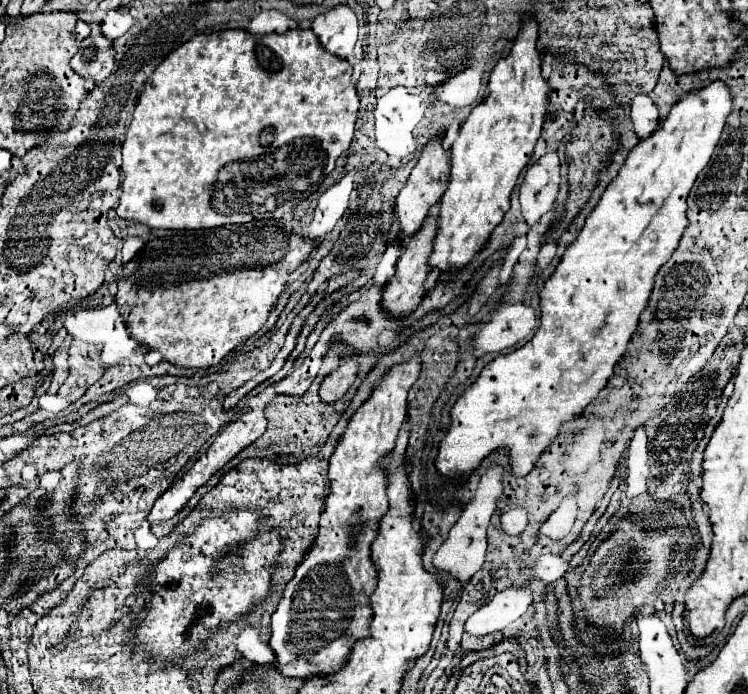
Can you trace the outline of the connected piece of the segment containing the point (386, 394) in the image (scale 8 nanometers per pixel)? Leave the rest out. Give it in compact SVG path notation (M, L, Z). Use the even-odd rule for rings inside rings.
M413 356L411 360L391 366L385 370L381 382L373 388L371 396L353 412L343 436L337 442L337 448L329 460L329 480L331 492L325 500L325 508L319 520L319 534L309 548L303 562L297 566L295 576L285 588L285 594L271 616L271 640L269 646L275 652L275 666L285 676L309 678L313 674L329 674L345 664L349 656L349 644L359 638L369 636L369 594L377 586L377 572L369 558L369 546L377 532L377 522L387 510L387 492L385 492L385 474L379 468L379 458L389 454L395 448L399 428L407 414L407 392L415 384L421 370L421 358ZM349 526L361 526L361 536L355 538L355 546L349 546Z

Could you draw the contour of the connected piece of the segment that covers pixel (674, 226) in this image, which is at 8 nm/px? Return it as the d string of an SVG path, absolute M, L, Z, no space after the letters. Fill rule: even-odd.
M723 80L685 92L673 104L665 122L661 122L651 136L641 140L629 152L617 178L607 186L599 204L587 216L577 240L565 250L553 276L545 282L545 288L541 290L541 326L535 336L525 346L491 360L481 370L475 384L469 386L455 402L449 432L441 440L439 454L435 458L435 466L443 476L469 476L487 454L499 448L509 450L513 474L529 474L539 454L559 434L561 422L579 416L583 408L599 396L637 328L637 320L647 306L655 274L671 258L679 244L687 226L685 200L697 174L707 166L731 108L731 88Z

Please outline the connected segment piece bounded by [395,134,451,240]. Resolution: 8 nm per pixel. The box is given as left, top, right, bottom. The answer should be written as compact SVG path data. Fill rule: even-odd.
M443 134L431 138L431 140L425 144L425 148L423 148L423 152L421 152L421 156L419 156L415 168L413 168L411 174L409 174L407 184L403 186L403 190L399 192L399 196L397 196L397 200L395 200L395 202L397 202L397 204L395 204L395 216L397 216L399 224L401 224L401 232L399 232L399 238L401 238L401 240L409 238L411 234L415 234L415 232L421 228L425 216L429 214L429 208L443 196L443 192L445 192L447 186L449 186L449 178L451 178L449 150L445 150L441 142L443 142Z

